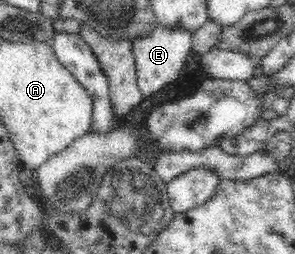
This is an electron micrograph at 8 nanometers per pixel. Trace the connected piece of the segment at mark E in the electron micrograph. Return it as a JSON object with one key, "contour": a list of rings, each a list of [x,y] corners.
{"contour":[[[156,24],[146,37],[136,37],[132,45],[132,54],[136,60],[137,84],[144,97],[150,97],[164,89],[168,83],[176,81],[182,67],[192,50],[192,32],[180,28],[168,28]]]}

